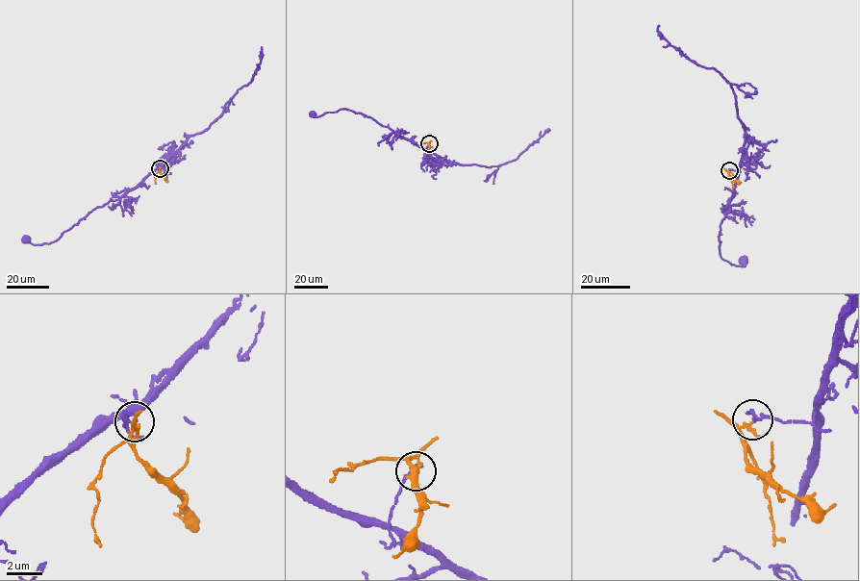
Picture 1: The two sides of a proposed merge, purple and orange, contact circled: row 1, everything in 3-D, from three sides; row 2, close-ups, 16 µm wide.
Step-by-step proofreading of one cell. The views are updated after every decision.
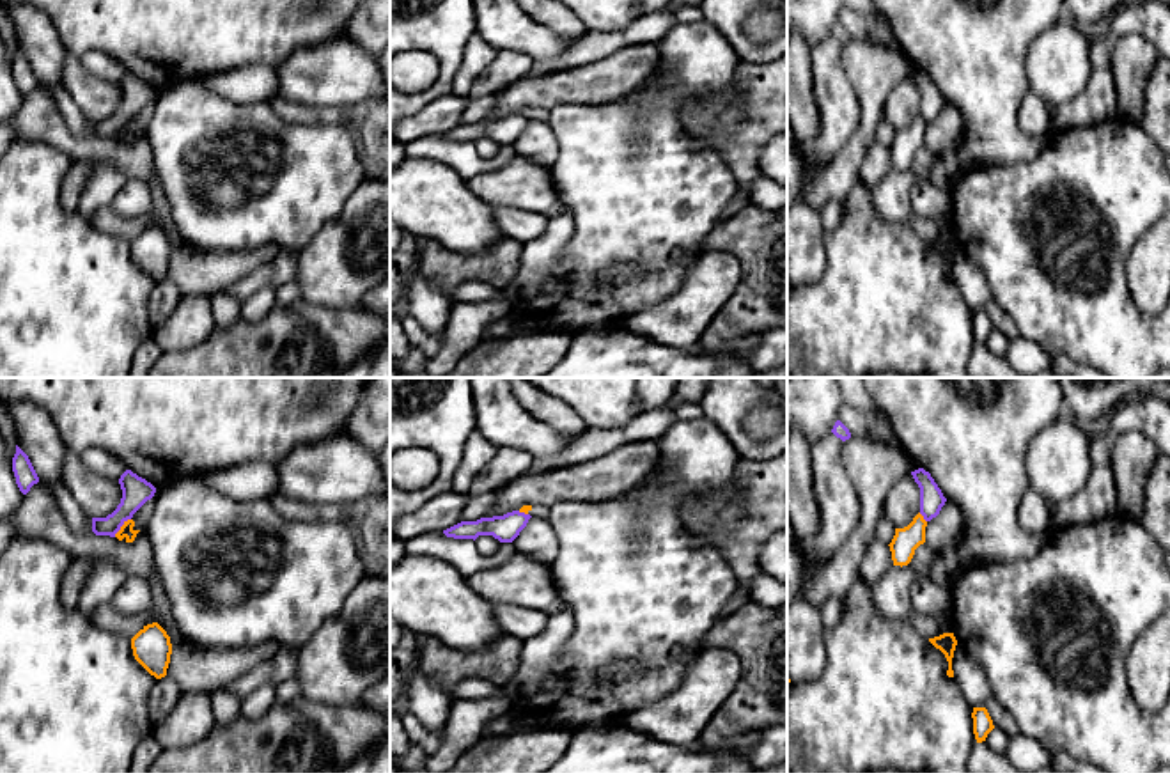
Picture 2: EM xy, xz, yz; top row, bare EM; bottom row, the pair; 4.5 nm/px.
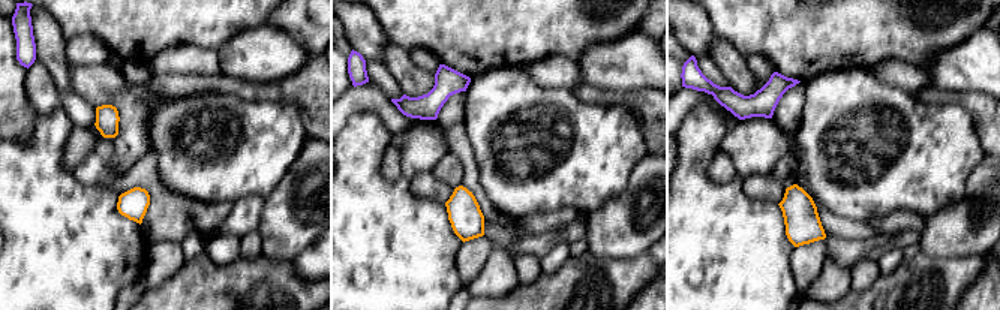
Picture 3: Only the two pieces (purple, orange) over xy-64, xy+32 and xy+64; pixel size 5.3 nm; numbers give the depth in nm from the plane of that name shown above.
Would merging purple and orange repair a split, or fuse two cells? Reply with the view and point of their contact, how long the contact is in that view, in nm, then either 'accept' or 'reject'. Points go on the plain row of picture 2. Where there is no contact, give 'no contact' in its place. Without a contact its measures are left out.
xy (121, 128) | 120 nm | reject

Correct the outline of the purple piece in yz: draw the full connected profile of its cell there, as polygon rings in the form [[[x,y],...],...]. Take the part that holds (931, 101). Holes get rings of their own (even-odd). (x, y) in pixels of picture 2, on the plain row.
[[[924,71],[911,74],[911,78],[920,90],[920,117],[925,124],[931,124],[940,117],[947,101],[943,99],[941,92],[938,90],[931,76]]]

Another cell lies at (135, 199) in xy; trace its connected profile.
[[[128,179],[124,188],[112,202],[112,209],[128,218],[136,218],[151,213],[152,188],[144,179]]]

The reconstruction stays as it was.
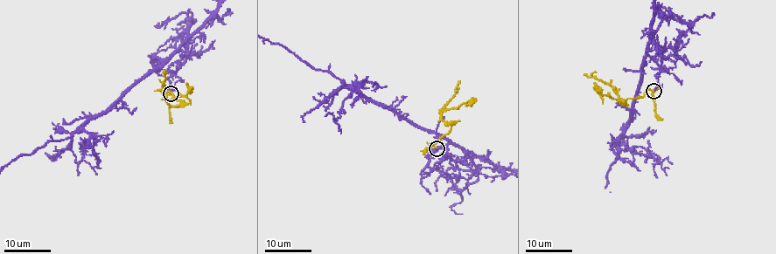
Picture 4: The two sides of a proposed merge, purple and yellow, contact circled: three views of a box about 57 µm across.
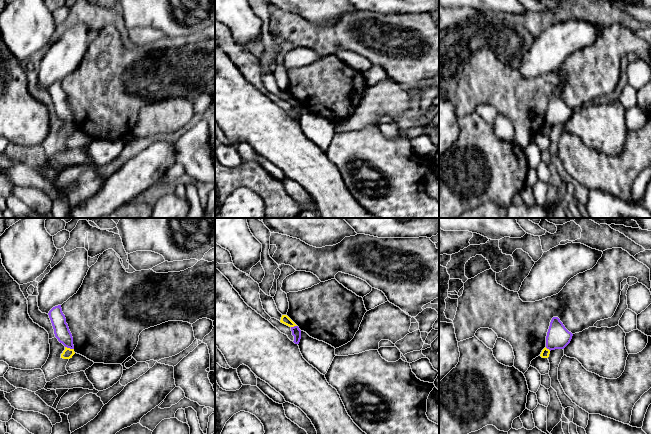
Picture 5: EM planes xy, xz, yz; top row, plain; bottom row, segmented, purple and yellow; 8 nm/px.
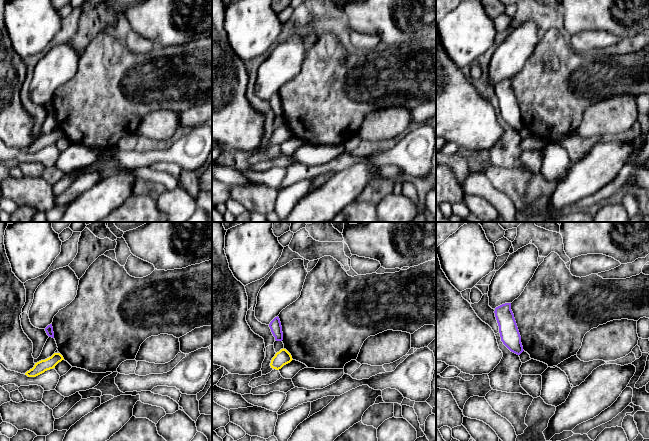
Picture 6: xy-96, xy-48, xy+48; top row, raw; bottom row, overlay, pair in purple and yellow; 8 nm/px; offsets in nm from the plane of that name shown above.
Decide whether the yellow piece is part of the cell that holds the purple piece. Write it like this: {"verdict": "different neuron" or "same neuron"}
{"verdict": "different neuron"}

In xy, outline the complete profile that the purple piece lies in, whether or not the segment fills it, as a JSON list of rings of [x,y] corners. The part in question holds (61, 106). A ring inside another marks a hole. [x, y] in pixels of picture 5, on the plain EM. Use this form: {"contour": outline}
{"contour": [[[61,81],[53,83],[49,89],[55,113],[65,123],[74,125],[73,113],[69,106],[68,100],[66,99],[65,91],[62,88]]]}

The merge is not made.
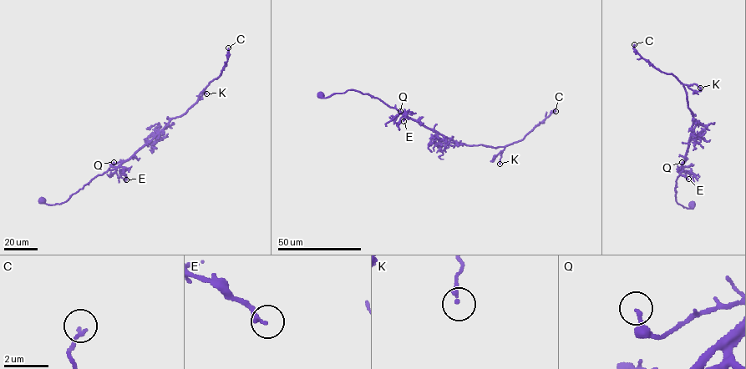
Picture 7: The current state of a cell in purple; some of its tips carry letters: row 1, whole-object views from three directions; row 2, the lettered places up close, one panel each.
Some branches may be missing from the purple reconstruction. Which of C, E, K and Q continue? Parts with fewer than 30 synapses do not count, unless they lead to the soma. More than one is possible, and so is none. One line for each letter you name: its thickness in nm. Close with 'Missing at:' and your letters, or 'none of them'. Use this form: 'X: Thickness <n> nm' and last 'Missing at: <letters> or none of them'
Missing at: none of them

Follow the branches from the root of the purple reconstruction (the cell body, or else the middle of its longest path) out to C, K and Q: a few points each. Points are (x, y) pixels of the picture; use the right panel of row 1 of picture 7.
C: (690, 137), (692, 113), (688, 107), (683, 84), (672, 74), (662, 72), (642, 58), (633, 48), (634, 44)
K: (690, 137), (692, 113), (688, 107), (683, 84), (695, 83), (700, 88)
Q: (690, 137), (684, 161), (682, 162)

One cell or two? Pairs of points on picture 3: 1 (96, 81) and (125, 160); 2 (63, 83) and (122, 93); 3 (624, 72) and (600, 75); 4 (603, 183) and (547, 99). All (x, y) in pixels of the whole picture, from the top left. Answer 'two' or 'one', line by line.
1: one
2: two
3: one
4: one

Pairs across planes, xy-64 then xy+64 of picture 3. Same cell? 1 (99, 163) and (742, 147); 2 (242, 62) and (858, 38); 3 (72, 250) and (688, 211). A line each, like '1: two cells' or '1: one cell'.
1: one cell
2: two cells
3: one cell

